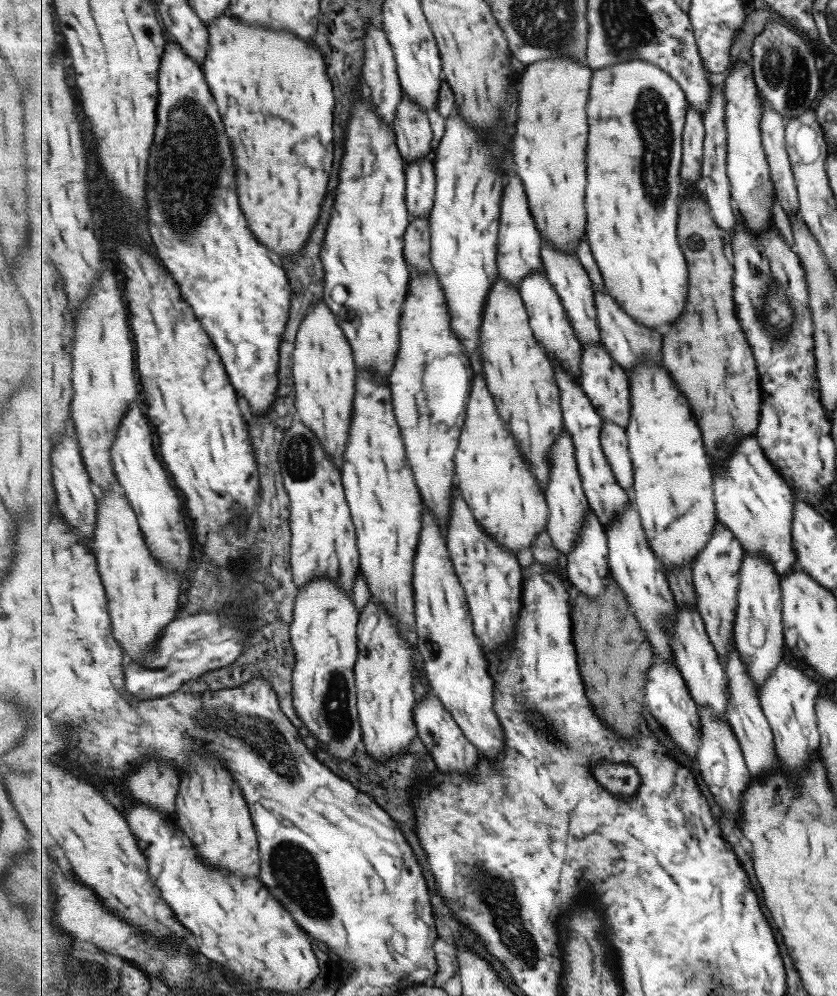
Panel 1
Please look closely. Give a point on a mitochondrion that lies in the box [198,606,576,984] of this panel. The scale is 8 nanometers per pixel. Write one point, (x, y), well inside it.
(495, 888)

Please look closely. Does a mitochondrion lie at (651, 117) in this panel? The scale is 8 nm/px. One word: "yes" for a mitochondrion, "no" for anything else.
yes

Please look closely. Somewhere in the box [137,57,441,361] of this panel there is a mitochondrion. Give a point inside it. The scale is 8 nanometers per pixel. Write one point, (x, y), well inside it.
(188, 170)

